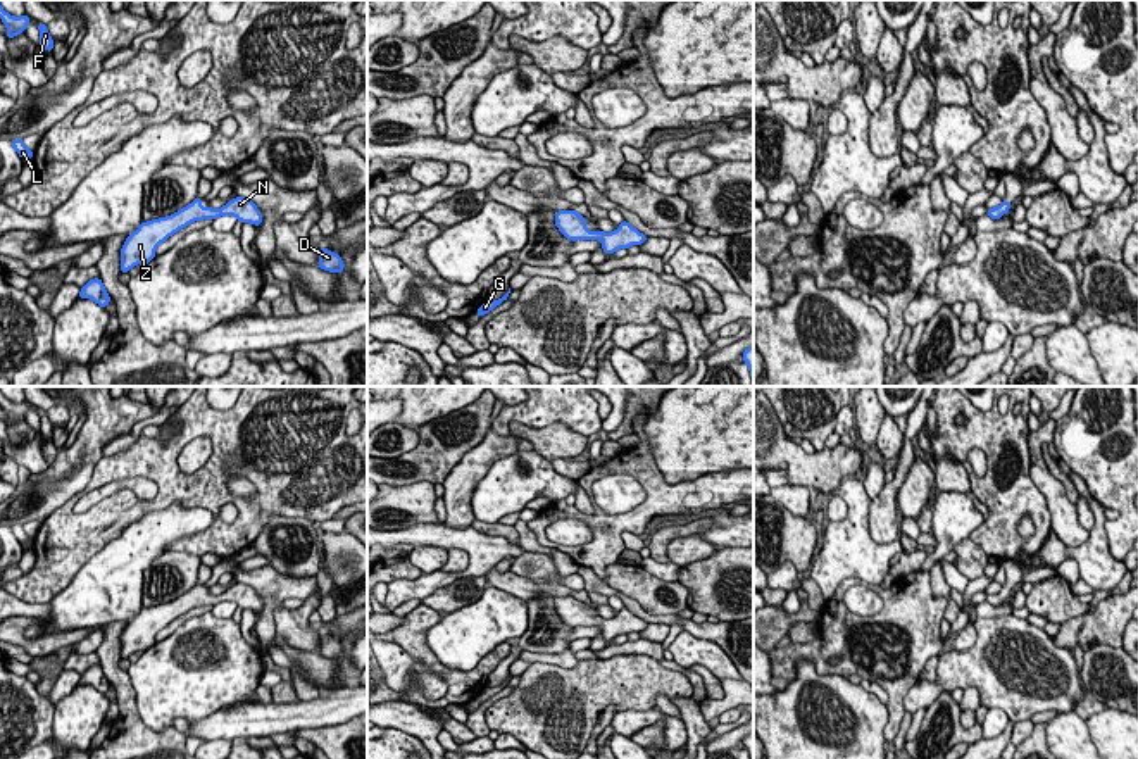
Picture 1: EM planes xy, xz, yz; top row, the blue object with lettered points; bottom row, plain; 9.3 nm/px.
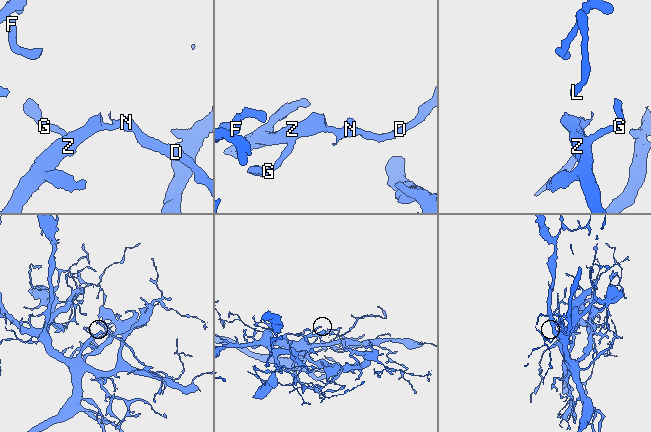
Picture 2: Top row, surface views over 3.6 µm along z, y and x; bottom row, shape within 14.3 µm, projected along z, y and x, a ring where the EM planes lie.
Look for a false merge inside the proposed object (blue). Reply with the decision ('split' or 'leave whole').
leave whole

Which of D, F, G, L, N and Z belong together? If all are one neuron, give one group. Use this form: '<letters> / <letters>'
D F G L N Z

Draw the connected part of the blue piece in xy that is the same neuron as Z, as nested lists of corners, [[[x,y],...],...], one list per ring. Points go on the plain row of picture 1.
[[[238,581],[219,597],[212,593],[203,595],[202,585],[197,583],[181,597],[167,604],[141,609],[134,619],[128,621],[119,638],[121,659],[129,659],[129,656],[136,650],[148,650],[155,643],[155,635],[176,618],[186,614],[190,609],[202,605],[214,607],[226,600],[234,602],[241,609],[252,609],[255,612],[262,611],[262,600],[259,599],[257,592],[245,583]]]

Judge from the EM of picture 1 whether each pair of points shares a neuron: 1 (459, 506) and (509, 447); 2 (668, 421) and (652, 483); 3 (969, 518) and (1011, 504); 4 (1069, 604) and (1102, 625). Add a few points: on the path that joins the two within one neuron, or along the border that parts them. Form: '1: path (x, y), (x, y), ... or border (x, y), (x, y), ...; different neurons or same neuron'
1: path (459, 487), (462, 478), (490, 451); same neuron
2: border (644, 428), (662, 476), (669, 483), (695, 480); different neurons
3: border (985, 521), (968, 537); different neurons
4: border (1087, 611), (1068, 618), (1061, 625); different neurons

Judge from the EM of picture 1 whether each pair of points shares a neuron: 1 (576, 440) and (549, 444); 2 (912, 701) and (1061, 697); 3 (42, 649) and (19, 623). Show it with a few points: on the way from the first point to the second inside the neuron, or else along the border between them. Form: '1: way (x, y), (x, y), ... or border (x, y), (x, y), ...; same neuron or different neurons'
1: way (569, 442), (556, 442); same neuron
2: way (949, 678), (995, 664), (1025, 673); same neuron
3: way (33, 647), (19, 637), (19, 632); same neuron

